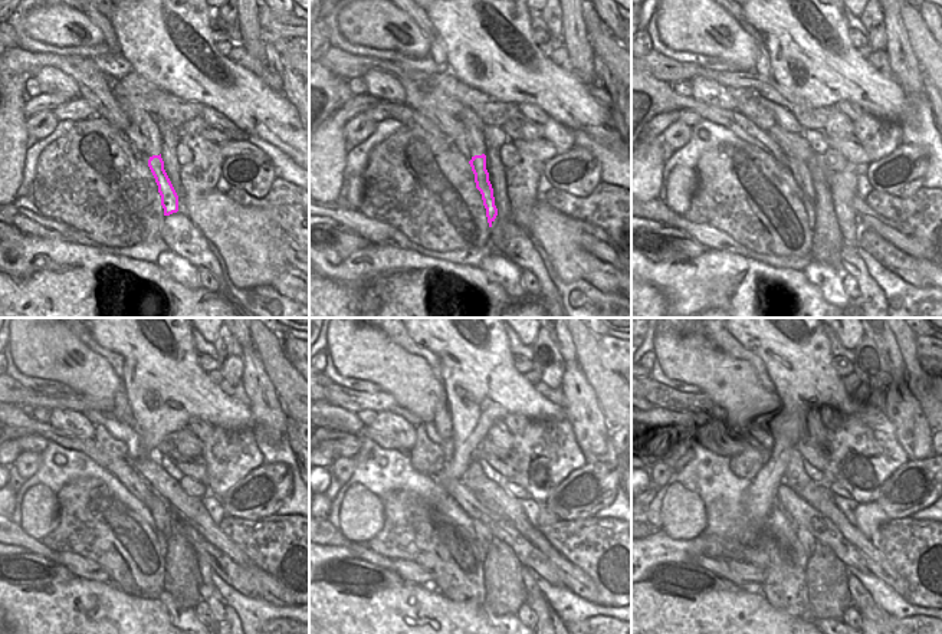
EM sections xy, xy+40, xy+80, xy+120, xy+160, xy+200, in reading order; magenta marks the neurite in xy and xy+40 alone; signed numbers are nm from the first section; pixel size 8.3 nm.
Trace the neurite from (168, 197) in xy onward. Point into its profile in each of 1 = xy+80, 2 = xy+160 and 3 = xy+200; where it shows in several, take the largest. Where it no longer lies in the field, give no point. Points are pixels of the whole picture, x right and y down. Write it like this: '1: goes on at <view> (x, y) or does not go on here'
1: goes on at xy+80 (801, 174)
2: goes on at xy+160 (482, 531)
3: goes on at xy+200 (808, 542)

